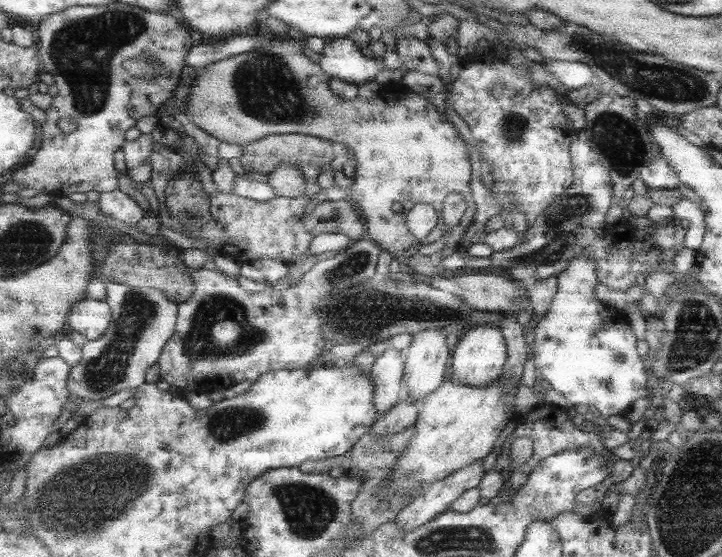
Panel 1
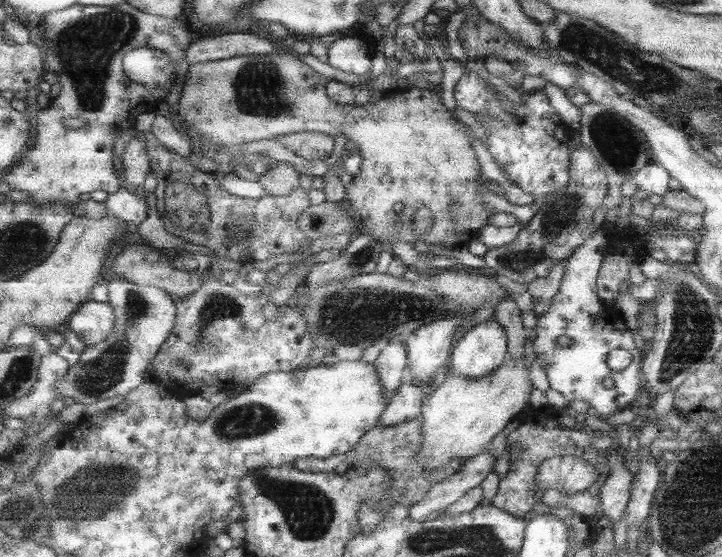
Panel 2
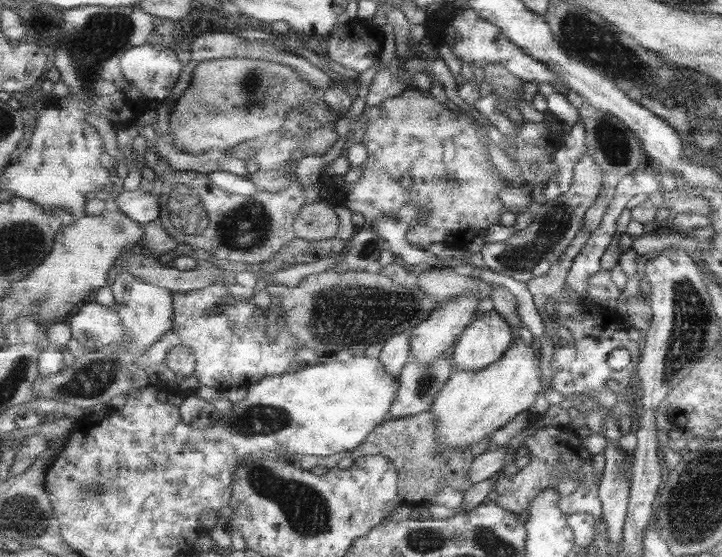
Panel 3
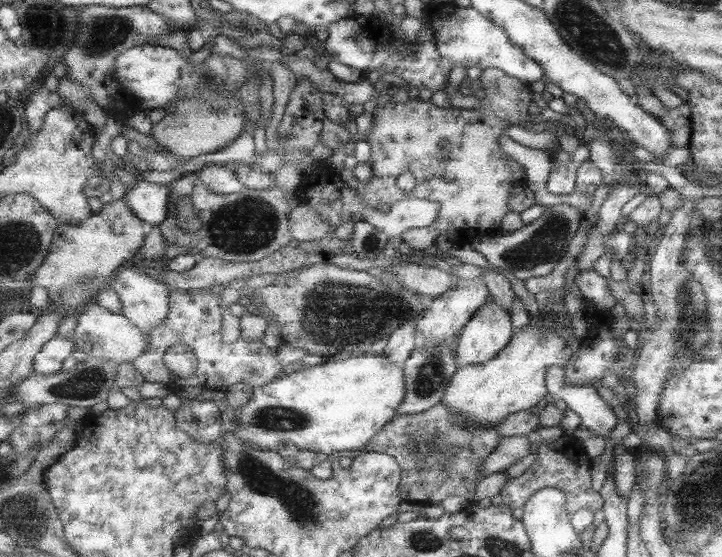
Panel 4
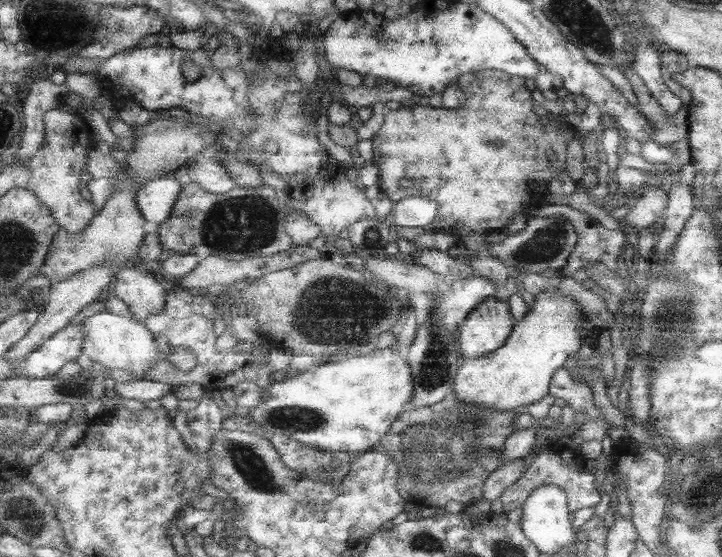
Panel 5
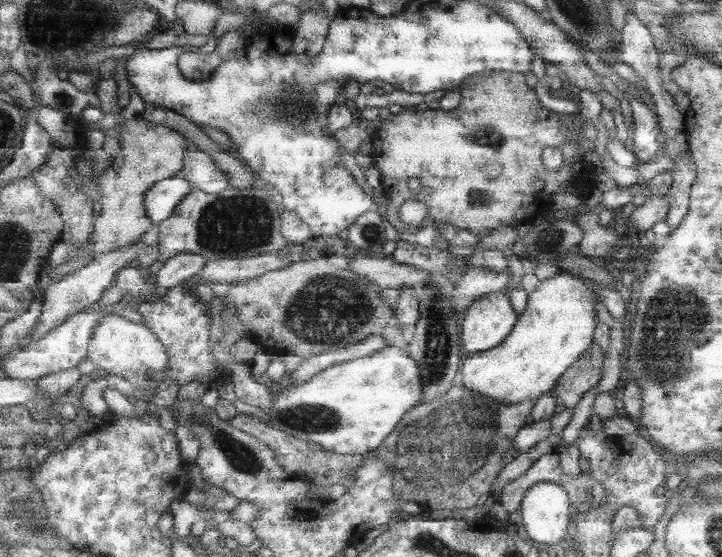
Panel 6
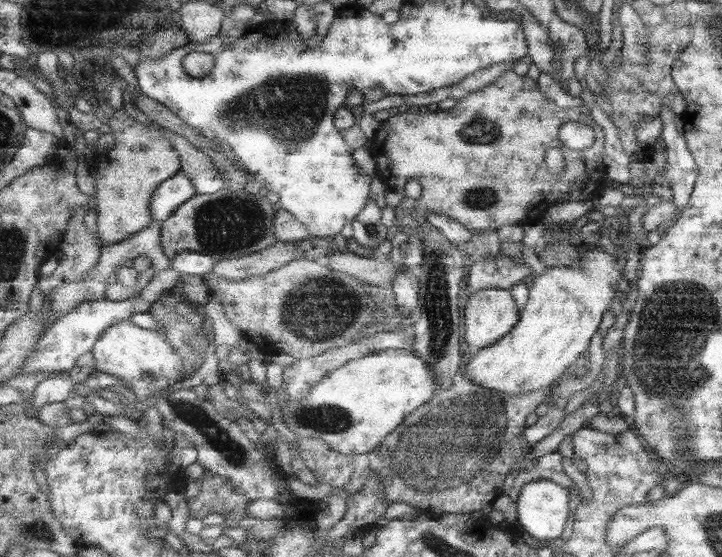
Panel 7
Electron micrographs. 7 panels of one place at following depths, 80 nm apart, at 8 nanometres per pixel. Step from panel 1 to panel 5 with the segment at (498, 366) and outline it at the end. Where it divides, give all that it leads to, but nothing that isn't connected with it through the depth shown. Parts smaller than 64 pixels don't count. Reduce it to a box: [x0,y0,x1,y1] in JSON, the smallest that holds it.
[457,297,515,361]

